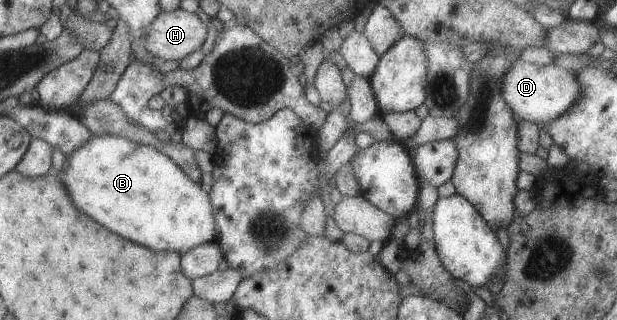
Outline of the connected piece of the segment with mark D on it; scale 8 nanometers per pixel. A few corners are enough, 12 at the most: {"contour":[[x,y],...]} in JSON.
{"contour":[[517,58],[502,75],[514,116],[541,128],[580,99],[573,71]]}

